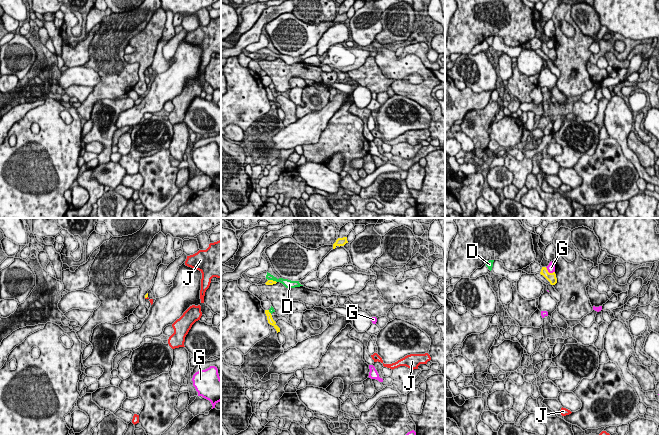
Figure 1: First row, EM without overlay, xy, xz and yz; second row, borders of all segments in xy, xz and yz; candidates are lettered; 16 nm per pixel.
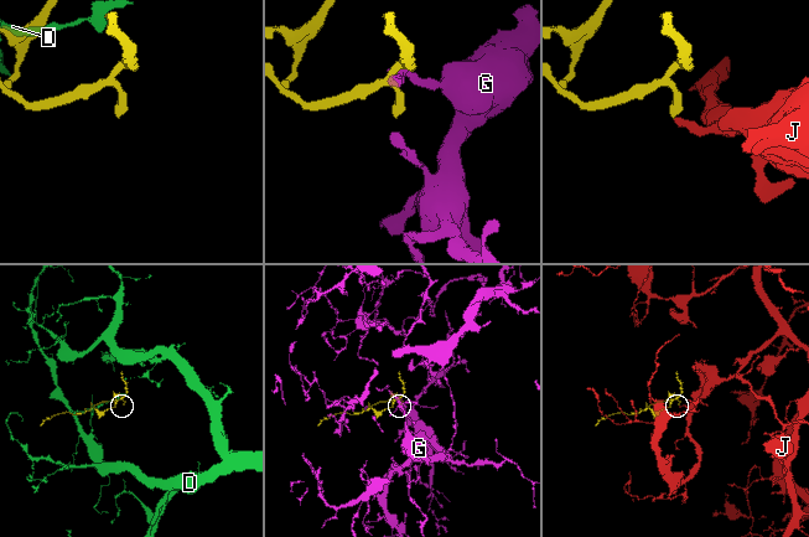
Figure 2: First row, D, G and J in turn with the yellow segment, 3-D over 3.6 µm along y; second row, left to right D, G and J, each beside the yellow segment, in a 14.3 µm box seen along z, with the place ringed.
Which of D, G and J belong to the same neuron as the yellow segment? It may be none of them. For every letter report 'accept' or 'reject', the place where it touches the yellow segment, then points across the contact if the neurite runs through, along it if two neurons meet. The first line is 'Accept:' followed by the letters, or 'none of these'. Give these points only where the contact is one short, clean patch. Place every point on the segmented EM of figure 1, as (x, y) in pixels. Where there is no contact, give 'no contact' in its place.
Accept: J
D: reject | xz (272, 280)
G: reject | yz (548, 272) | along yz (545, 267), (549, 272), (554, 272)
J: accept | xy (146, 297) | across xy (146, 295), (146, 297), (147, 297)

